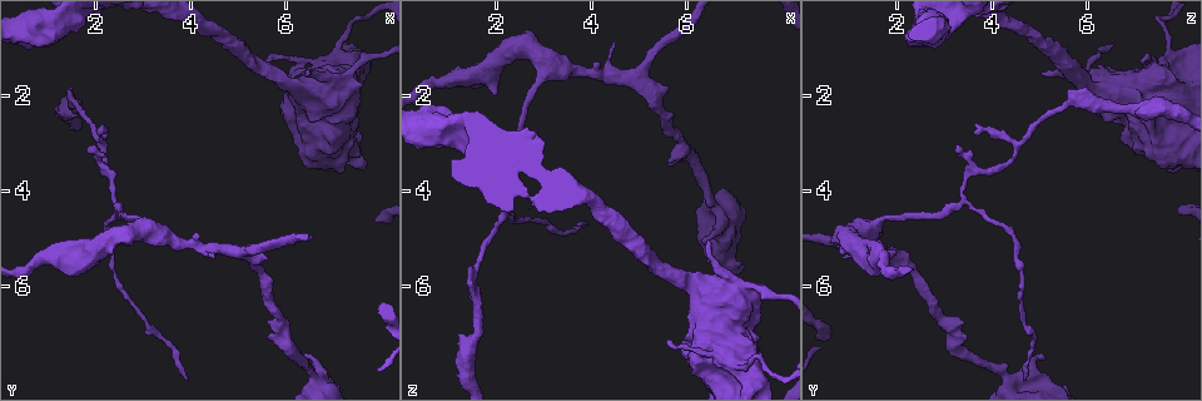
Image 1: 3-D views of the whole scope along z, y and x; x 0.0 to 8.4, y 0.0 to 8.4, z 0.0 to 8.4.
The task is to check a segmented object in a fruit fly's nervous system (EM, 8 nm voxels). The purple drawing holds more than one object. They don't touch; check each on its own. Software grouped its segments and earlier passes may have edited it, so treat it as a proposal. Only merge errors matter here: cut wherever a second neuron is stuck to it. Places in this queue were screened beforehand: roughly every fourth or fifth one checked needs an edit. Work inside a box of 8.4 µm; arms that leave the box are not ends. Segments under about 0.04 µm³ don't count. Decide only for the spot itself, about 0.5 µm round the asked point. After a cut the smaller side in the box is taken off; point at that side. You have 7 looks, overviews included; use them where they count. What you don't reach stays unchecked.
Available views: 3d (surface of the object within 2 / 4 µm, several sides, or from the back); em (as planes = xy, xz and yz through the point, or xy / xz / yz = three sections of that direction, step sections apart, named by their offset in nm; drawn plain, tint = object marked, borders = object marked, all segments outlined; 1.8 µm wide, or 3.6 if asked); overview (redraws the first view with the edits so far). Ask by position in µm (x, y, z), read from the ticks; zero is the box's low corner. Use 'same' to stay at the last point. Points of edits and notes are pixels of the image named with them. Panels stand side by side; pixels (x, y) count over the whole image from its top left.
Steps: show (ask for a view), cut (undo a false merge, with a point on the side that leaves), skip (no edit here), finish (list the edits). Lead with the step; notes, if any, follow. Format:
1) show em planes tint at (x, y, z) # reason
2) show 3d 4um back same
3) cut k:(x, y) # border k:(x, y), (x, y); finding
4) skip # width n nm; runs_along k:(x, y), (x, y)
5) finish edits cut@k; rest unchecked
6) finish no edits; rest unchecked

show em planes tint at (0.70, 5.50, 1.75) # thick turns thin

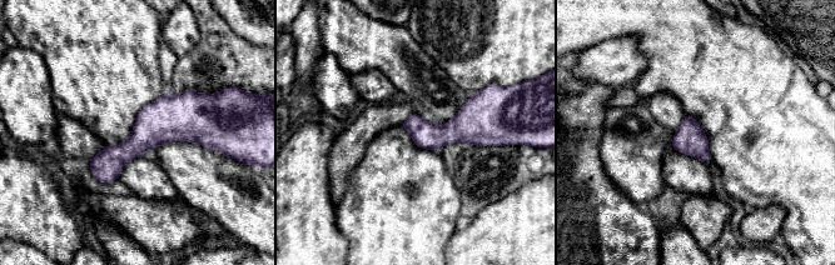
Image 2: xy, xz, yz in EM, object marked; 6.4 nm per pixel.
skip # width 170 nm; runs_along 2:(210, 129), (152, 129), (94, 171); one neuron here

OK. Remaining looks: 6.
show em planes tint at (3.25, 4.85, 1.35)

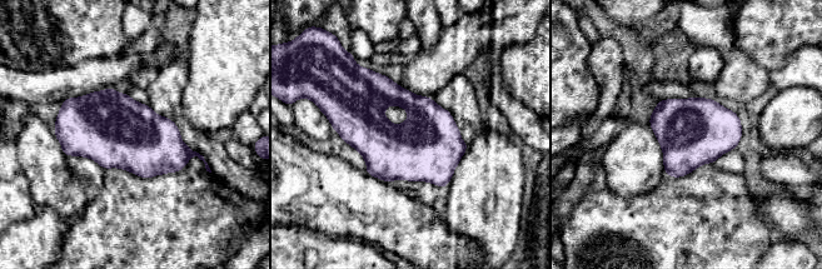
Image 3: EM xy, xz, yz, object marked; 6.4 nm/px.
skip # one neuron here

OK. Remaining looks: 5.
show em 3.6um planes tint at (7.35, 1.60, 6.05) # calibre changes

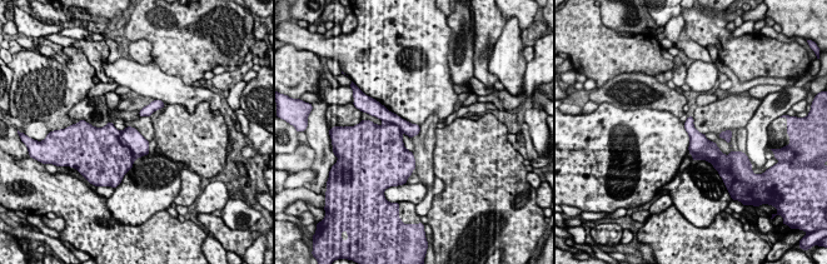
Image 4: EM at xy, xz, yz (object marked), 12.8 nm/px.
cut 4:(700, 147) # part_leaving 4:(384, 113), (407, 128), (416, 130); two neurons meet here

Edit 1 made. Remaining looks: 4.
finish edits cut@4; rest unchecked

